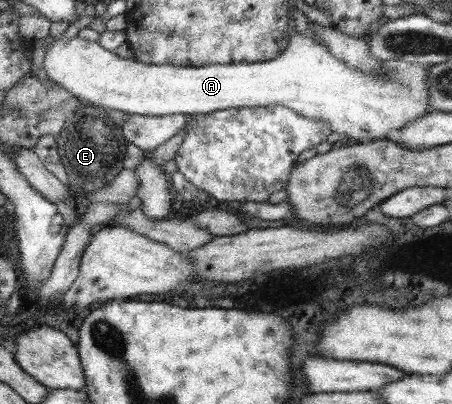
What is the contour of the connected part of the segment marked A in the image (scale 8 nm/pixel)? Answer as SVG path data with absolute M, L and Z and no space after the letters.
M297 32L290 34L286 49L272 60L250 64L209 64L199 67L144 64L133 58L118 57L109 49L102 48L97 41L82 40L78 37L62 40L60 37L47 45L42 69L48 79L68 90L72 96L81 98L95 107L120 110L125 115L195 115L228 108L284 105L308 119L326 121L330 132L337 132L340 138L358 140L358 142L390 138L394 133L400 132L402 125L431 110L428 108L426 69L422 65L400 59L388 60L382 62L381 72L362 74L358 68L350 68L348 64L334 57L325 45L320 45L310 36Z

